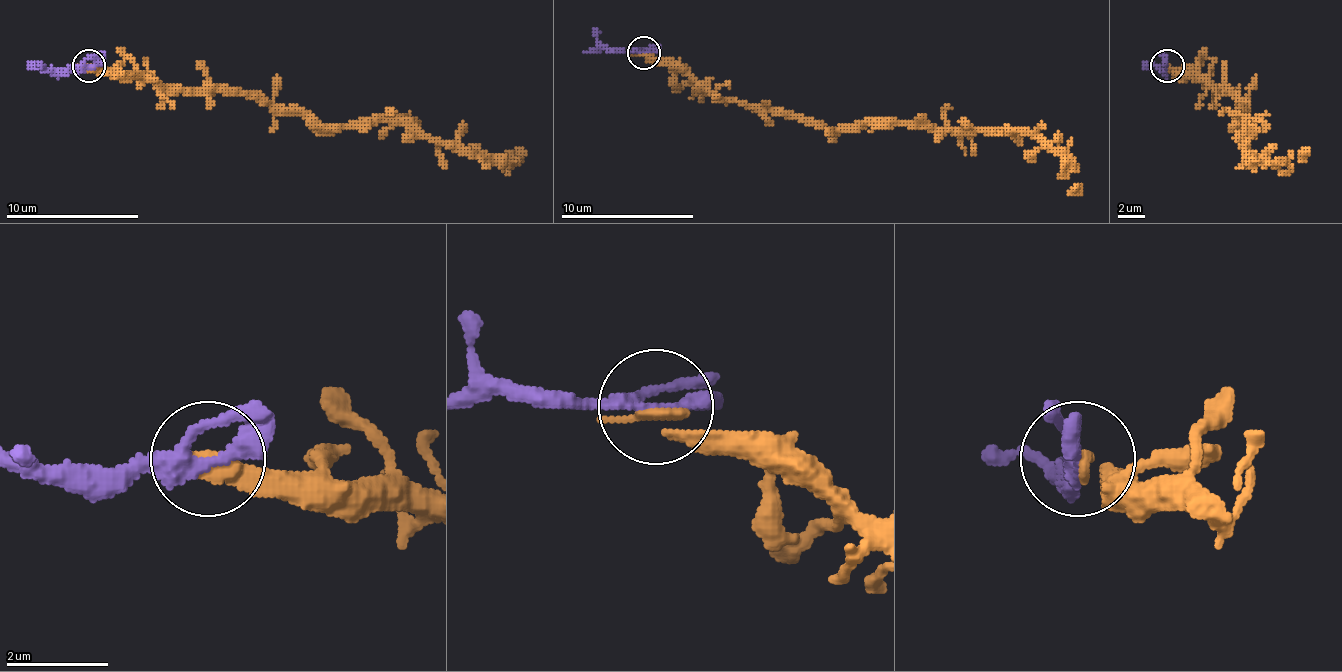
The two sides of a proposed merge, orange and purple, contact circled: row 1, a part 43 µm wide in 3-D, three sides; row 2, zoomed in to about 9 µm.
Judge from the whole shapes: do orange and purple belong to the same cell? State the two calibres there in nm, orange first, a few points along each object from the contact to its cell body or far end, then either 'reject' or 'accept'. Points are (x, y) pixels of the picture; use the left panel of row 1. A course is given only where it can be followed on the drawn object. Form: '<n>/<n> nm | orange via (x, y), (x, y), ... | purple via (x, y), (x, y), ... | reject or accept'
360/220 nm | orange via (88, 65), (237, 92), (323, 125), (413, 121), (486, 155), (516, 161), (516, 148) | purple via (88, 65), (51, 68), (38, 62) | accept

